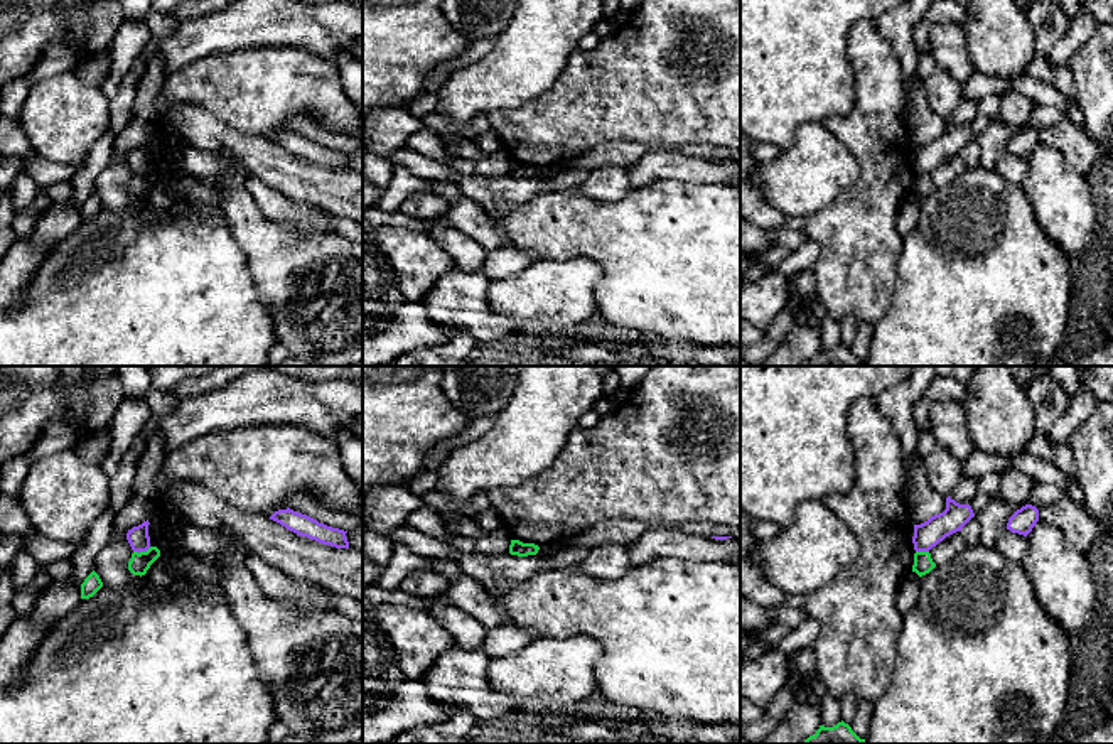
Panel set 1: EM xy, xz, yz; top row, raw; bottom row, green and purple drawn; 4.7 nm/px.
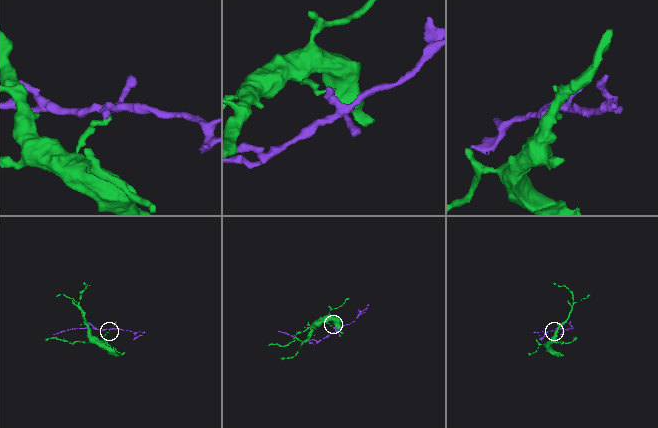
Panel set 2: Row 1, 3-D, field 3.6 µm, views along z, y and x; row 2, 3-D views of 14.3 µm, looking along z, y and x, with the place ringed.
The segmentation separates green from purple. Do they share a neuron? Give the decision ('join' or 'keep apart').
keep apart

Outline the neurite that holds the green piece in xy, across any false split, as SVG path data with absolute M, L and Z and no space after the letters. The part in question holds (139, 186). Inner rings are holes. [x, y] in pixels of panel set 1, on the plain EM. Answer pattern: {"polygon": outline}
{"polygon": "M150 169L147 174L133 174L128 184L128 192L133 197L145 197L150 187L160 179L160 172L157 169Z"}

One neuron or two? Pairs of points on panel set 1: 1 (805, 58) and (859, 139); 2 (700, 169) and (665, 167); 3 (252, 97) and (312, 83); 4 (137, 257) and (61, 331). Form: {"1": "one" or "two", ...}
{"1": "two", "2": "one", "3": "one", "4": "one"}

